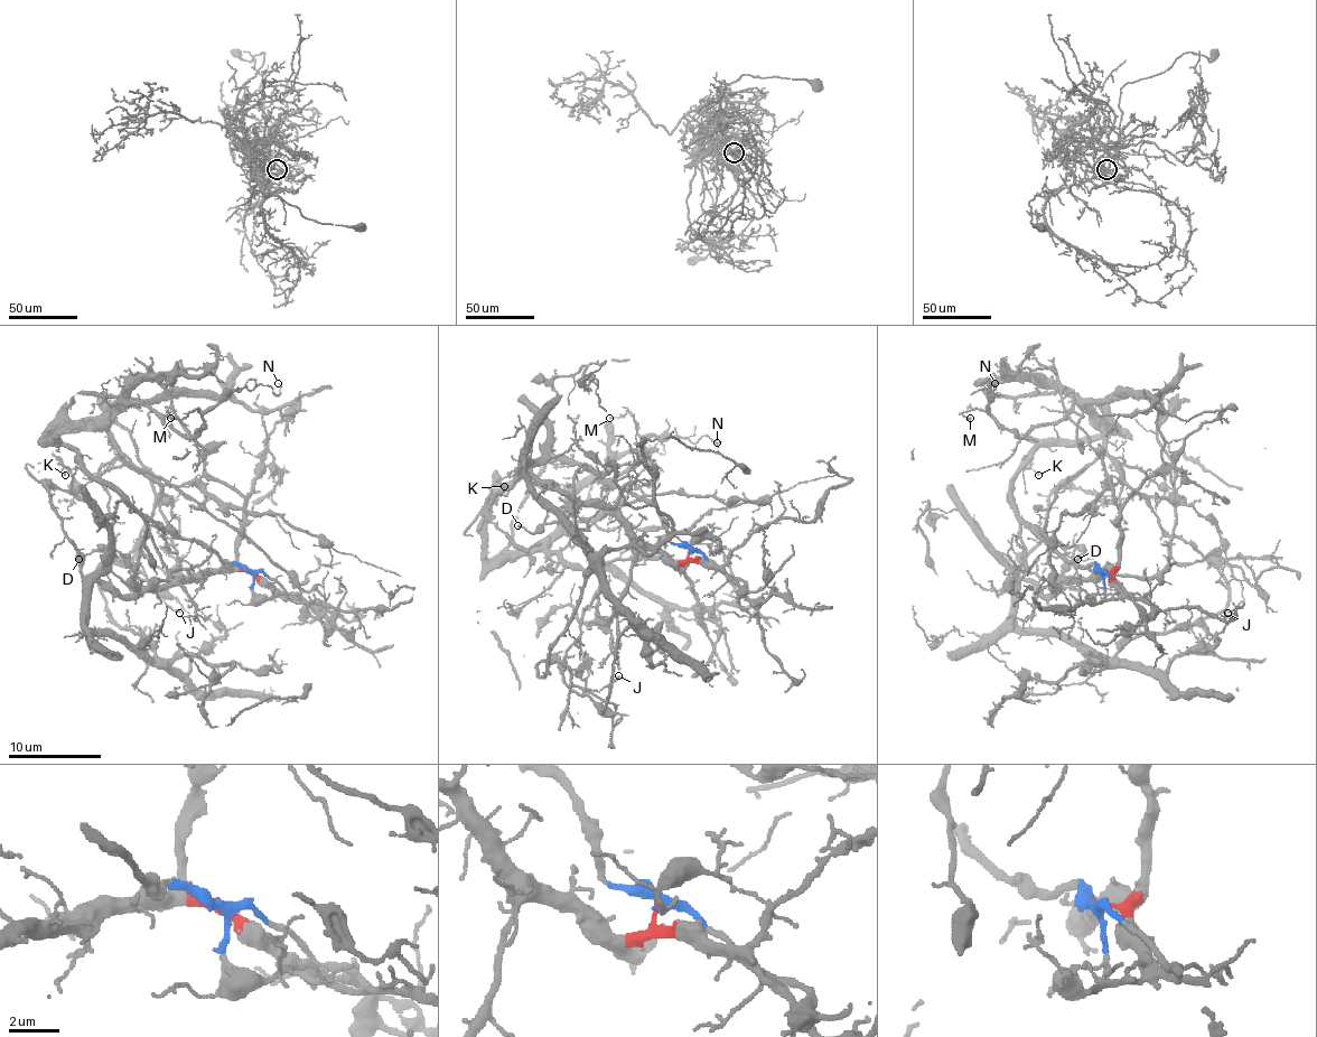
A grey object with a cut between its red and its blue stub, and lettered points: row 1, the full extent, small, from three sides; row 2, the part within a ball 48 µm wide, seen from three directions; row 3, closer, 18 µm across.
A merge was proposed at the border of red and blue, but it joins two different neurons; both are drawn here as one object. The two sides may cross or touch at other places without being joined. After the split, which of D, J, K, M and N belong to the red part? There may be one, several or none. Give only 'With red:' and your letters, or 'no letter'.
With red: D

